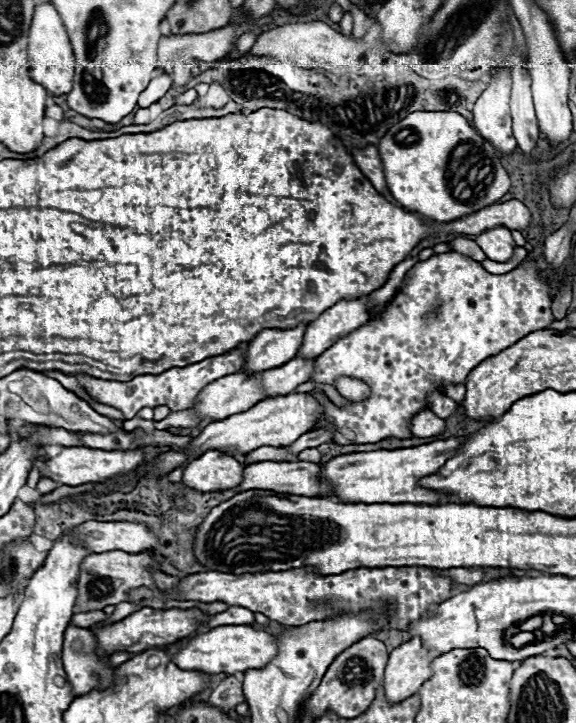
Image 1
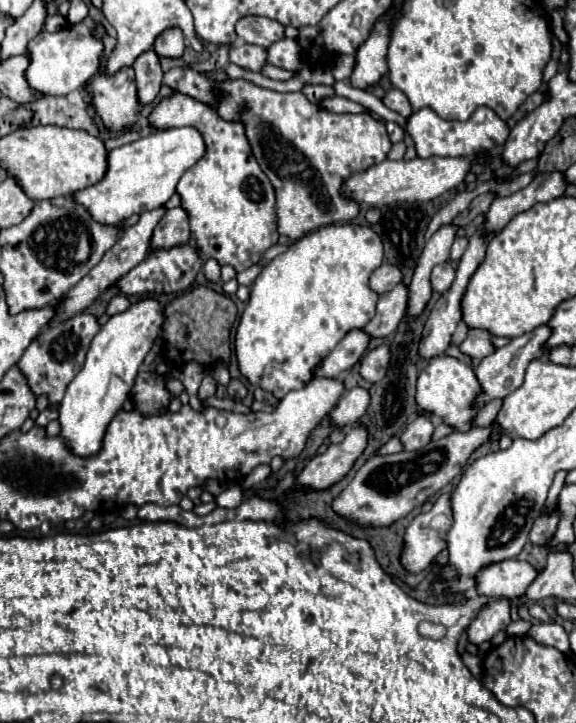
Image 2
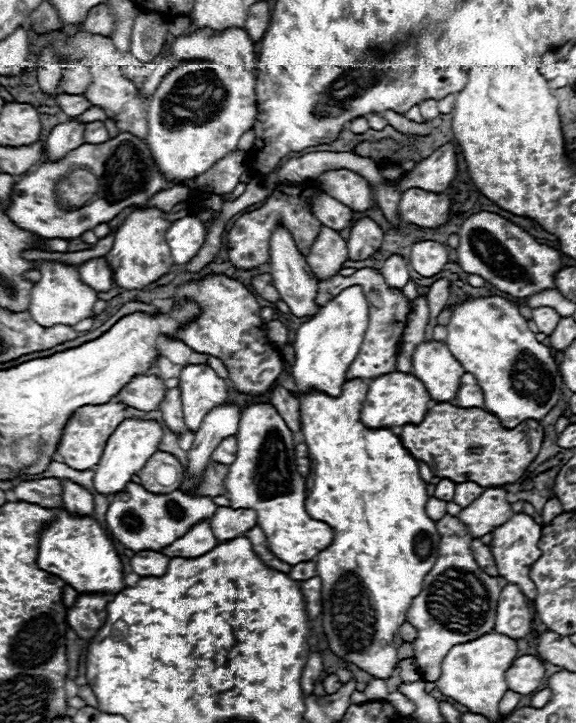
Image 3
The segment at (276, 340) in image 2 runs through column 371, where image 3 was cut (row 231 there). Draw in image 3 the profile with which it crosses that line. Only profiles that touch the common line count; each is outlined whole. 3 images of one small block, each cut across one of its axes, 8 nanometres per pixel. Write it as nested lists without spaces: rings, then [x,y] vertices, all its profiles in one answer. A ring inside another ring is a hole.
[[[306,180],[300,184],[278,184],[274,188],[274,192],[266,198],[262,208],[242,214],[228,232],[228,258],[230,258],[230,262],[238,270],[252,270],[252,268],[270,264],[270,236],[274,234],[278,224],[282,224],[282,228],[286,228],[292,234],[296,248],[304,256],[308,256],[310,248],[316,242],[318,232],[322,228],[322,224],[316,220],[316,216],[312,214],[312,208],[310,208],[310,198],[320,192],[320,188],[316,188],[316,186],[318,184],[312,180]]]

